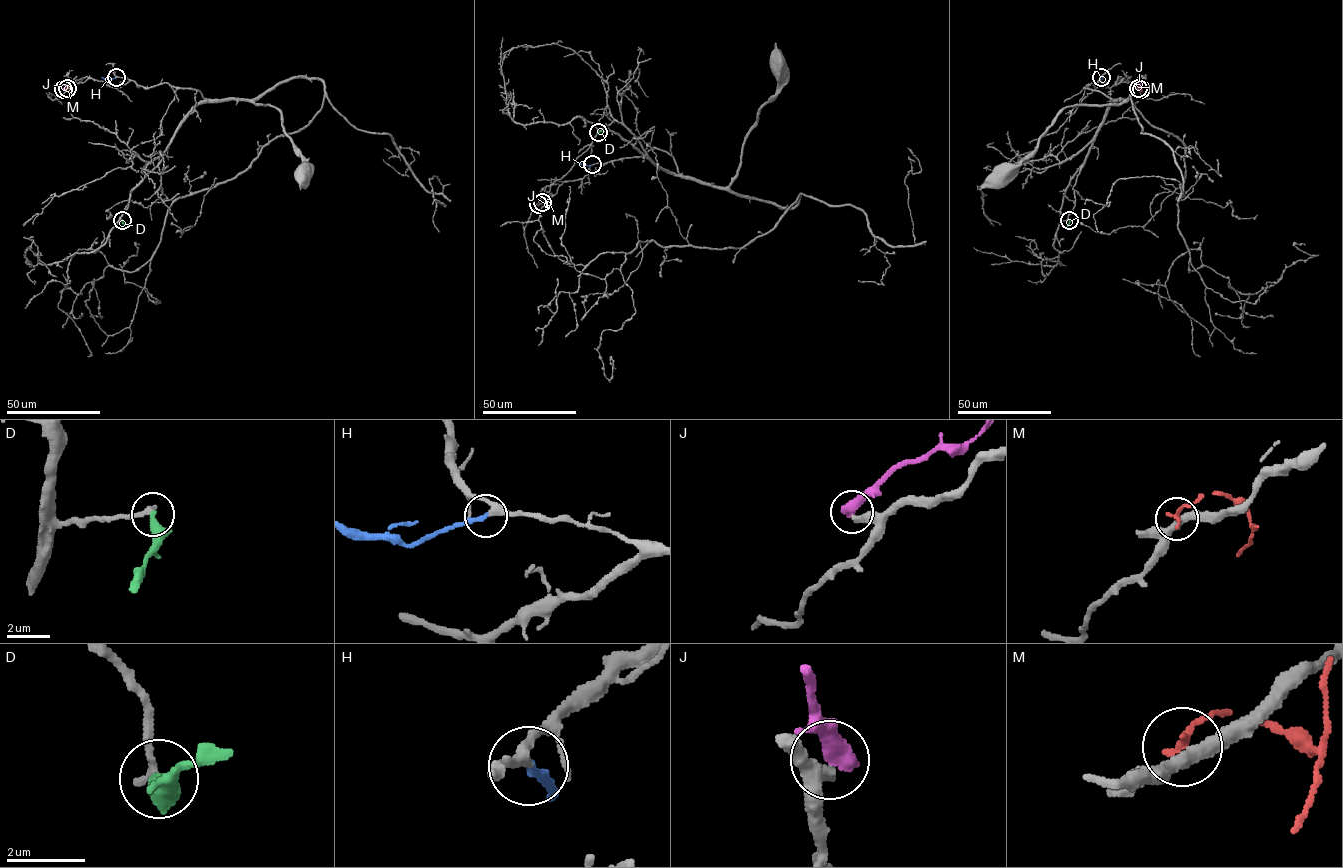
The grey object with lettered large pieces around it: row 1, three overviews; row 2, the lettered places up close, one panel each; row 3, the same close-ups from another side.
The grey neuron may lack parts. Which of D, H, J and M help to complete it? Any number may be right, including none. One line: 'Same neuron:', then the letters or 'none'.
Same neuron: D, H

